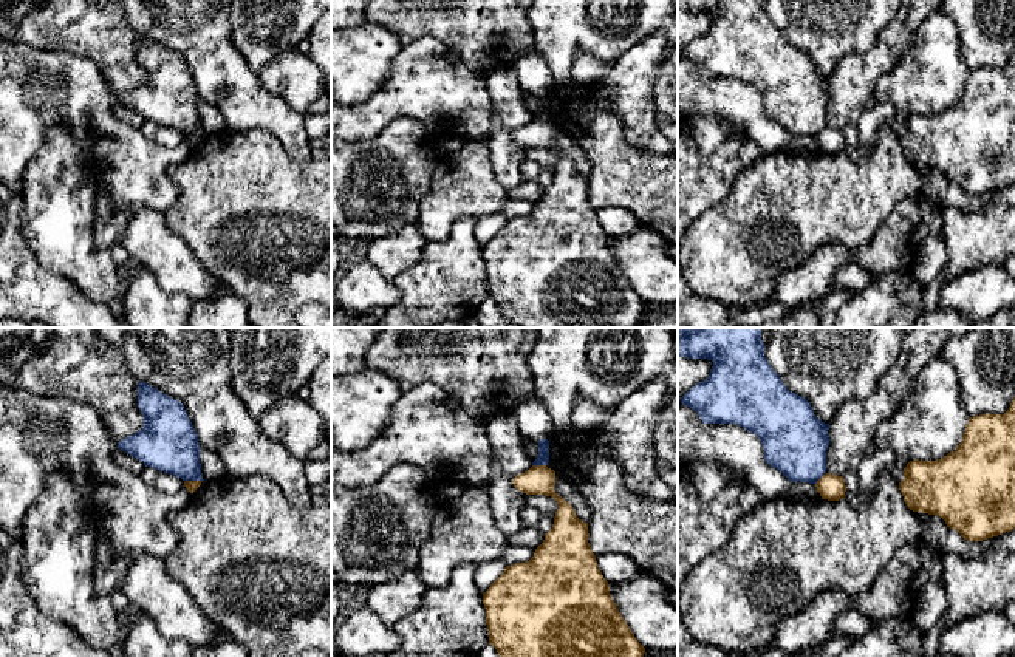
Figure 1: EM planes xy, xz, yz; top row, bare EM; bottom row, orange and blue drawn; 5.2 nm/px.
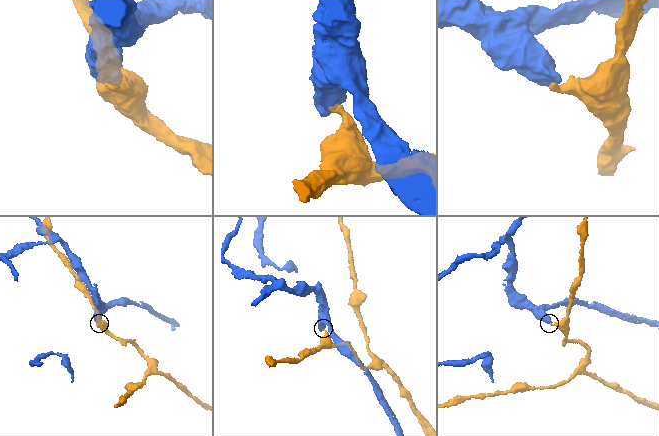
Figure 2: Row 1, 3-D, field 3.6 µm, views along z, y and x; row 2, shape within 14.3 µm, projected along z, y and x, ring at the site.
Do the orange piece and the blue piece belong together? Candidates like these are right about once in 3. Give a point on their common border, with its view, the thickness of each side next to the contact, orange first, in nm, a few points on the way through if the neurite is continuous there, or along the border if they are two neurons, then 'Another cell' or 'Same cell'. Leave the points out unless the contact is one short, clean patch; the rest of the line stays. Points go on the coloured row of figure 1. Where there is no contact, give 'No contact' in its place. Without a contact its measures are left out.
Touches orange at xy (194, 481). Thickness 60 nm (orange) against 300 nm. Boundary: xy (184, 479), (201, 481). Another cell

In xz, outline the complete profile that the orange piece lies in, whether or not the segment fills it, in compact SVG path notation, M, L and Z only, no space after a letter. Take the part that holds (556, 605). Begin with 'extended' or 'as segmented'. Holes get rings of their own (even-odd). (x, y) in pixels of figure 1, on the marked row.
as segmented; M532 465L512 479L526 495L545 495L557 501L552 529L534 557L506 566L504 572L483 594L489 643L500 657L644 657L645 648L610 595L608 581L597 567L588 543L588 523L577 518L572 506L554 490L555 471Z

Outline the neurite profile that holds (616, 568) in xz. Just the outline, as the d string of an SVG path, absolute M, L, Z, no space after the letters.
M603 553L596 557L596 561L608 583L625 584L637 570L636 564L622 553Z

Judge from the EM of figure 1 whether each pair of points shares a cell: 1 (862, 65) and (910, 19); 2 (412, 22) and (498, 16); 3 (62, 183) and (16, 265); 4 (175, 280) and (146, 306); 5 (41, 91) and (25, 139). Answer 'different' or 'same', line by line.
1: same
2: same
3: different
4: different
5: same

